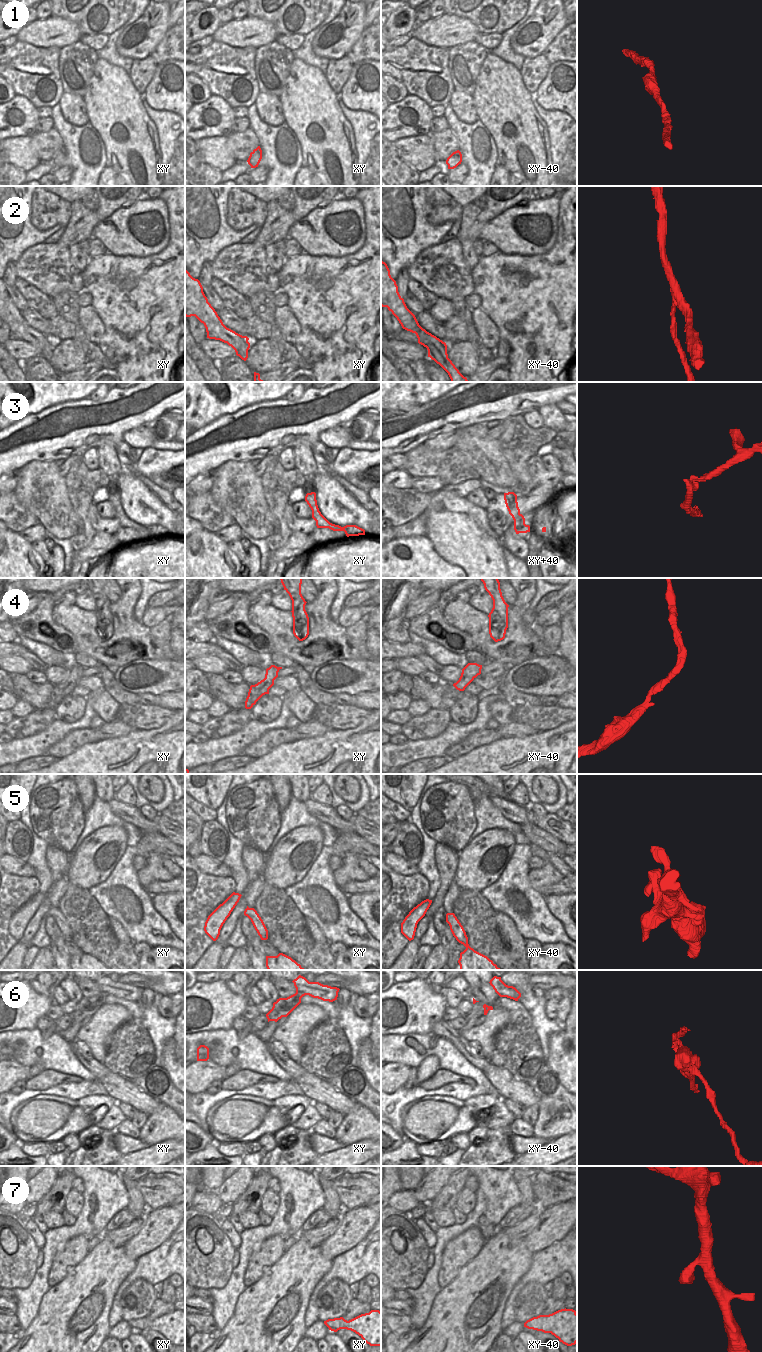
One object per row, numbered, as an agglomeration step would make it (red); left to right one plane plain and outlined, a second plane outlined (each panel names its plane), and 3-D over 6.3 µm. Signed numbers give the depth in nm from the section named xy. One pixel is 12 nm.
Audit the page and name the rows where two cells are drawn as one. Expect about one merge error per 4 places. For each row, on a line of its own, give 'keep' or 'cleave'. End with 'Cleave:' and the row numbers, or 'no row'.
1: keep
2: keep
3: cleave
4: keep
5: keep
6: cleave
7: keep
Cleave: 3, 6

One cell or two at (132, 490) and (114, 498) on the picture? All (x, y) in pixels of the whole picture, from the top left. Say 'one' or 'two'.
two

